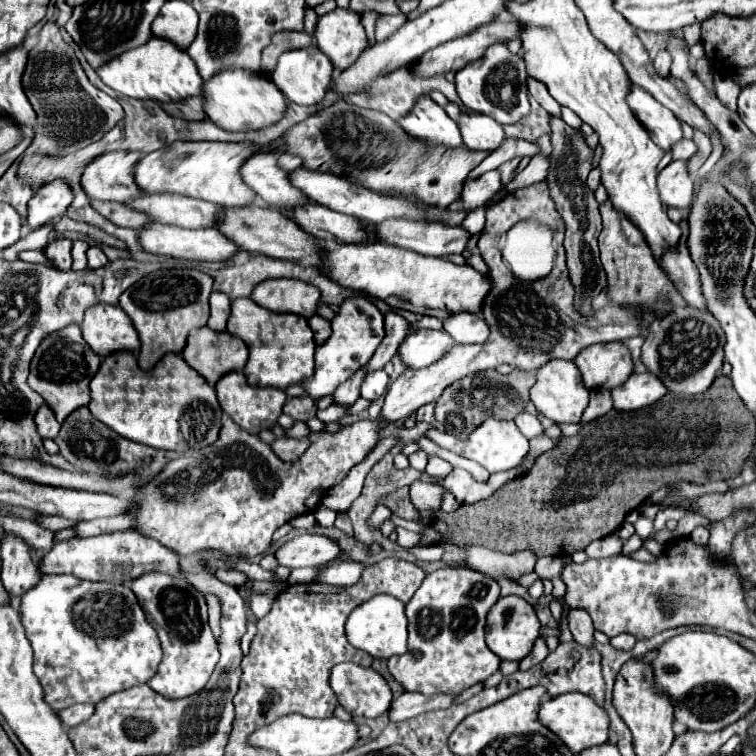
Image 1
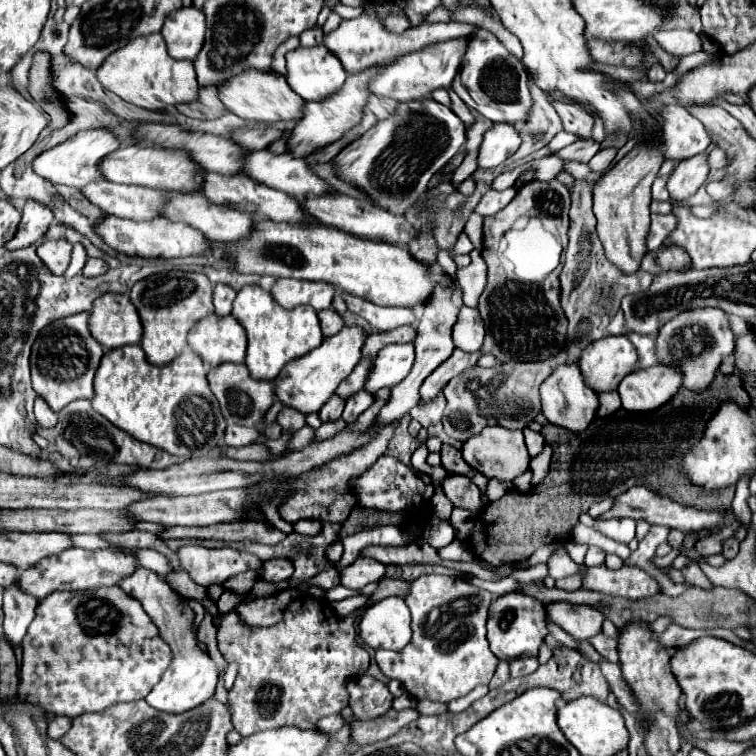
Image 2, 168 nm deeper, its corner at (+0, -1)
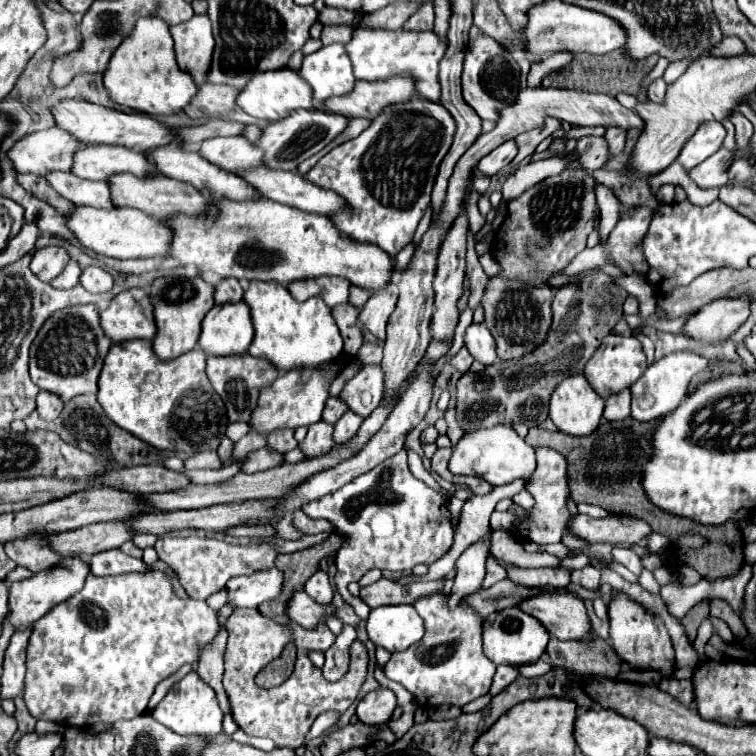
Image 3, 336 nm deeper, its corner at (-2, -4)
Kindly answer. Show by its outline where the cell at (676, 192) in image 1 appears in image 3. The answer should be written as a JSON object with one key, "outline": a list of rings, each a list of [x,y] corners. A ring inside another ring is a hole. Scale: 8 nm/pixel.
{"outline":[[[719,148],[713,156],[709,156],[705,162],[689,170],[689,176],[697,182],[699,188],[719,188],[721,184],[727,184],[727,170],[733,162],[733,154],[727,148]]]}

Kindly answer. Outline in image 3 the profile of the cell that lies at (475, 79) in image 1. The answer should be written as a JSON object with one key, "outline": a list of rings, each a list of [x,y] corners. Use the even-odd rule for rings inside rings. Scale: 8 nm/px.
{"outline":[[[471,26],[469,32],[469,44],[465,50],[465,62],[463,62],[463,98],[465,102],[483,118],[483,120],[499,120],[499,112],[515,102],[515,96],[519,92],[519,64],[513,60],[513,56],[493,38],[485,36],[477,26]]]}

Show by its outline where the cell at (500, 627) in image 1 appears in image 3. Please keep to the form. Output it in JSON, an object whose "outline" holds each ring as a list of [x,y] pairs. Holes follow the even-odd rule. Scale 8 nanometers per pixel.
{"outline":[[[505,608],[493,612],[483,622],[483,652],[495,664],[519,666],[519,664],[537,662],[547,648],[547,642],[549,642],[549,632],[539,624],[539,620],[527,616],[519,608]]]}

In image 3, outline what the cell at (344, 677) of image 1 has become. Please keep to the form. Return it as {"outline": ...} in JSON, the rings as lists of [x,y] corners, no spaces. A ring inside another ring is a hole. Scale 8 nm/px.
{"outline":[[[377,688],[373,692],[369,692],[359,704],[357,704],[357,716],[361,722],[371,724],[371,726],[379,726],[389,722],[393,710],[395,710],[395,694],[387,688]]]}

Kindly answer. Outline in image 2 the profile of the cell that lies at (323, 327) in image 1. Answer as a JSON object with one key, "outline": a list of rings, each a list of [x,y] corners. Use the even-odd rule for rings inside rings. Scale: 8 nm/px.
{"outline":[[[325,309],[325,311],[319,311],[317,313],[319,321],[321,321],[321,331],[323,331],[323,337],[329,337],[329,335],[335,335],[341,331],[341,327],[345,325],[343,319],[333,311],[333,309]]]}

